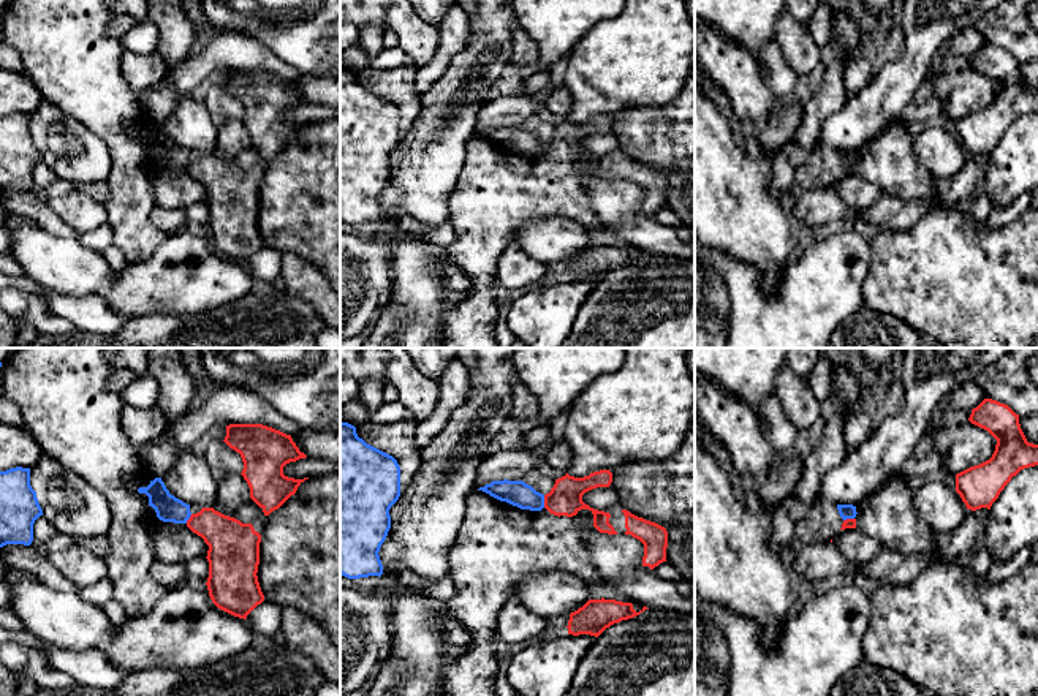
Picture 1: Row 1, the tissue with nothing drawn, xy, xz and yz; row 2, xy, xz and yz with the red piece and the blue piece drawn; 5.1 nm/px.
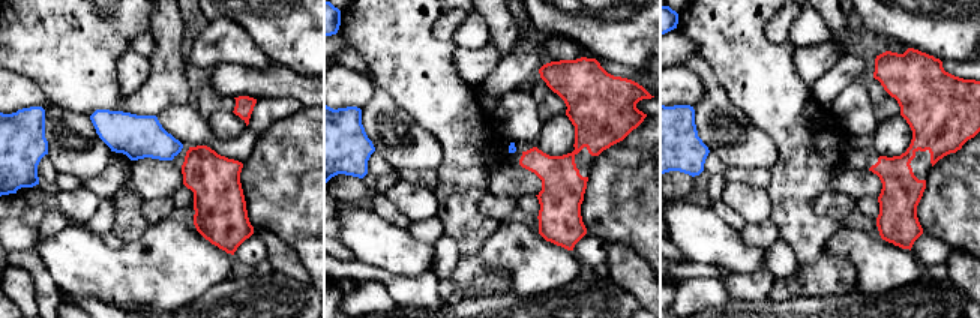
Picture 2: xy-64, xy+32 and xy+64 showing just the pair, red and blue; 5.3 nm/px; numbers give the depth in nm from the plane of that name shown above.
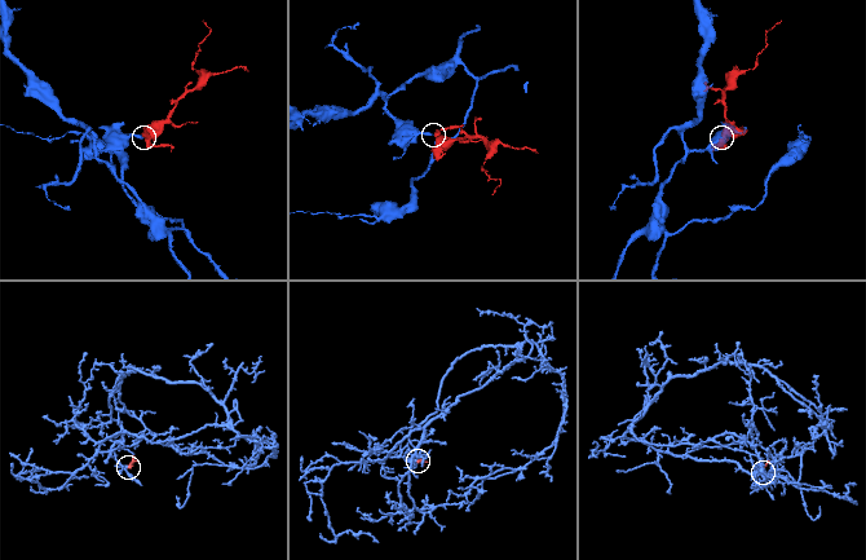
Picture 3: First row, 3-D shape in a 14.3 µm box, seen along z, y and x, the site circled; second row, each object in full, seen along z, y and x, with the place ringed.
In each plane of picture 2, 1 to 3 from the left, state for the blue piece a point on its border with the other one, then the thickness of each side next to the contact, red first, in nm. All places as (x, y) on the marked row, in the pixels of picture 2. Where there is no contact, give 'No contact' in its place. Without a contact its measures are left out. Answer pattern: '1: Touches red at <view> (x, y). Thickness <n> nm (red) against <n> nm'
1: No contact
2: No contact
3: No contact

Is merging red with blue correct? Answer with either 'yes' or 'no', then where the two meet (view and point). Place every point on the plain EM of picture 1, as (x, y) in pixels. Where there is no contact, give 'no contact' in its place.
no; contact xz (545, 147)

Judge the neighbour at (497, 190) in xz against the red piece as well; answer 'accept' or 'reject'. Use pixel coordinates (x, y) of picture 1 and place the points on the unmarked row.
accept

